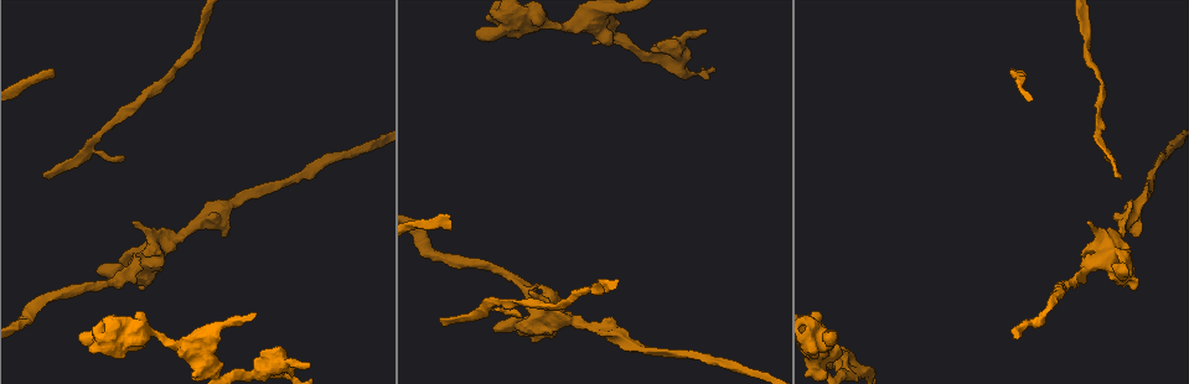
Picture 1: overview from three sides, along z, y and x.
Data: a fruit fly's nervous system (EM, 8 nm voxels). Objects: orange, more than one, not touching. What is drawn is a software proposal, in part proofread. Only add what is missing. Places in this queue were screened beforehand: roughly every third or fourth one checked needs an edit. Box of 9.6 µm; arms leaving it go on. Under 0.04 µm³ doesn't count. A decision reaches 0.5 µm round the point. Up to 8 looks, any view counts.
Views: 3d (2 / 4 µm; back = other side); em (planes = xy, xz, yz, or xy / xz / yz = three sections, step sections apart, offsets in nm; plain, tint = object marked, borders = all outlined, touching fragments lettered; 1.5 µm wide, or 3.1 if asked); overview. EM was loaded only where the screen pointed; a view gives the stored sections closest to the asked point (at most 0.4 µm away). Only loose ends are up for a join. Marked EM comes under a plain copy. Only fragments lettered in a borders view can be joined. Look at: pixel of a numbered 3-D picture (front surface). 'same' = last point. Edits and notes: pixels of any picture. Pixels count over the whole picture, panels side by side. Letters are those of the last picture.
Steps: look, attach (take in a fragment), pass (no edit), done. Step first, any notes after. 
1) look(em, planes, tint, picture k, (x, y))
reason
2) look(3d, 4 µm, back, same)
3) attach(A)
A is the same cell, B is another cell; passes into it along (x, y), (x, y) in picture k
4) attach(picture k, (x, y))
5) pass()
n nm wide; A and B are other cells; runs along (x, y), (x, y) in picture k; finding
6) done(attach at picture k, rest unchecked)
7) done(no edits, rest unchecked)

look(em, planes, borders, picture 1, (441, 325))
thin end

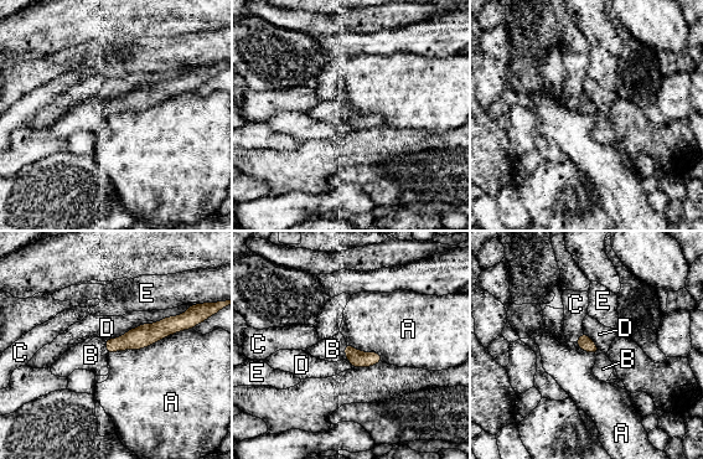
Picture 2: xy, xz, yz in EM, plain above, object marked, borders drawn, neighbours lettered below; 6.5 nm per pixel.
attach(B)
B is the same cell, A, C, D and E are other cells; the neuron continues

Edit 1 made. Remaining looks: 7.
look(overview)

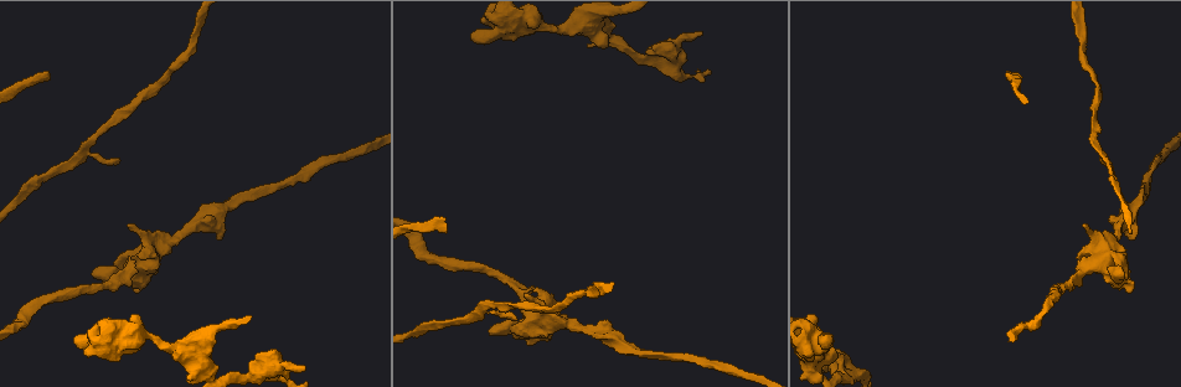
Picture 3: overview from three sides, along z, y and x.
look(em, planes, borders, picture 3, (521, 337))

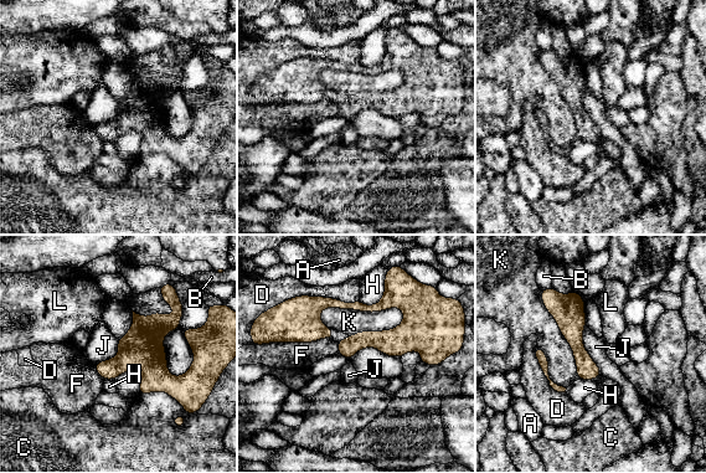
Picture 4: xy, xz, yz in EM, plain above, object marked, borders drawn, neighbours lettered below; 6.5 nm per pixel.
pass()
K touches over 550 nm; A, B, C, D, F, H, J, K and L are other cells; runs along (295, 337), (323, 303), (401, 303), (437, 358) in picture 4; no lettered fragment goes on from it

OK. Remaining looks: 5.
look(em, yz, step 8, tint, picture 3, (824, 368))
an open end

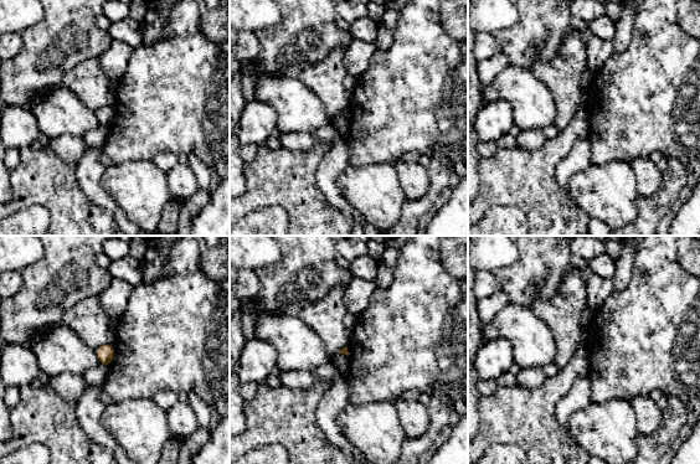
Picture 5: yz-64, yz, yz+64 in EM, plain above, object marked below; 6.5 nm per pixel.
look(em, yz, step 8, borders, same)

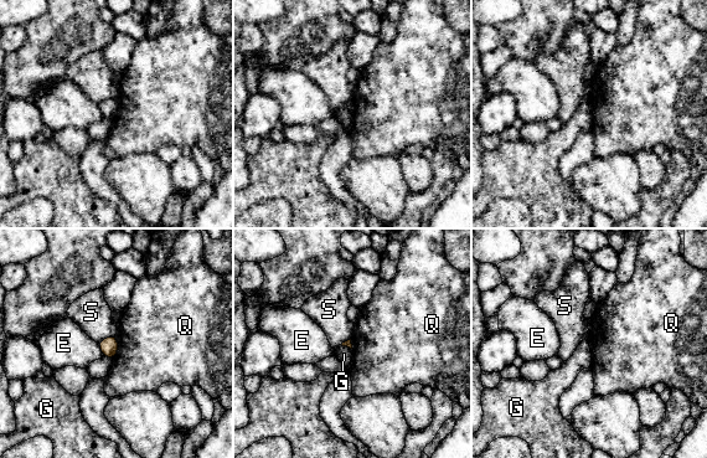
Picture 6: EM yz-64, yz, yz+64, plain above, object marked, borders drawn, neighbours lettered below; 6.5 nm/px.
pass()
Q touches over 160 nm; E, G, Q and S are other cells; none of them fits

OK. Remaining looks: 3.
done(attach at picture 2, rest unchecked)

